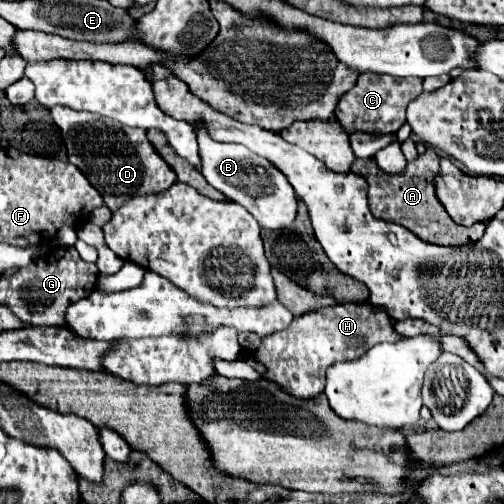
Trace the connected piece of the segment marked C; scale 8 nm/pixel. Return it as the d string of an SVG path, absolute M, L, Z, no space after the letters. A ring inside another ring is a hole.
M364 73L356 85L340 99L336 107L336 119L348 135L362 131L382 135L386 131L398 131L406 123L406 105L422 93L422 79L394 79L390 75Z

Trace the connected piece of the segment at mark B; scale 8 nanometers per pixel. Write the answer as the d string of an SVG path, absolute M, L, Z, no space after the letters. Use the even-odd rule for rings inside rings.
M202 125L196 133L202 157L202 175L214 189L224 193L224 197L240 203L264 229L286 229L294 221L298 205L296 193L288 179L270 161L254 155L248 147L218 143L210 139L210 133Z

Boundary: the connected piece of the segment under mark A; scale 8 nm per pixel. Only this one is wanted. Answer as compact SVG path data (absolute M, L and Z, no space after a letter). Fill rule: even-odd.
M428 149L424 155L418 157L418 161L408 163L406 169L396 175L384 173L374 159L356 159L352 171L368 179L370 185L368 201L374 217L406 227L426 243L434 243L434 245L476 243L484 235L484 223L476 223L474 227L458 227L458 223L450 219L450 215L434 195L434 179L438 175L438 163L440 163L440 155Z

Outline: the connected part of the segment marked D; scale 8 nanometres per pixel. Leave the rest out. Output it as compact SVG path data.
M60 105L52 107L50 113L62 131L70 163L86 175L112 213L134 195L162 193L174 185L176 173L156 153L152 143L146 139L144 129L126 127L114 119L94 115L90 111L74 111Z

